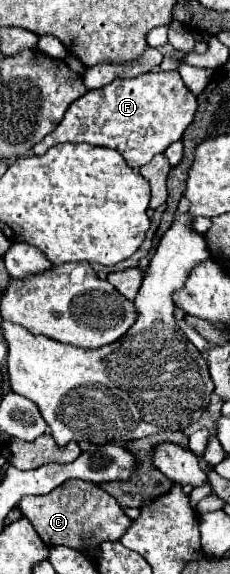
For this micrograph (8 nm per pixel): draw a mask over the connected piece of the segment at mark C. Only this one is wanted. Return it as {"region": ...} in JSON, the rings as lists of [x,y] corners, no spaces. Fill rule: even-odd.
{"region":[[[67,480],[45,496],[25,496],[19,502],[19,510],[29,518],[47,546],[63,544],[75,550],[89,550],[105,540],[119,540],[133,524],[111,494],[85,480]]]}

